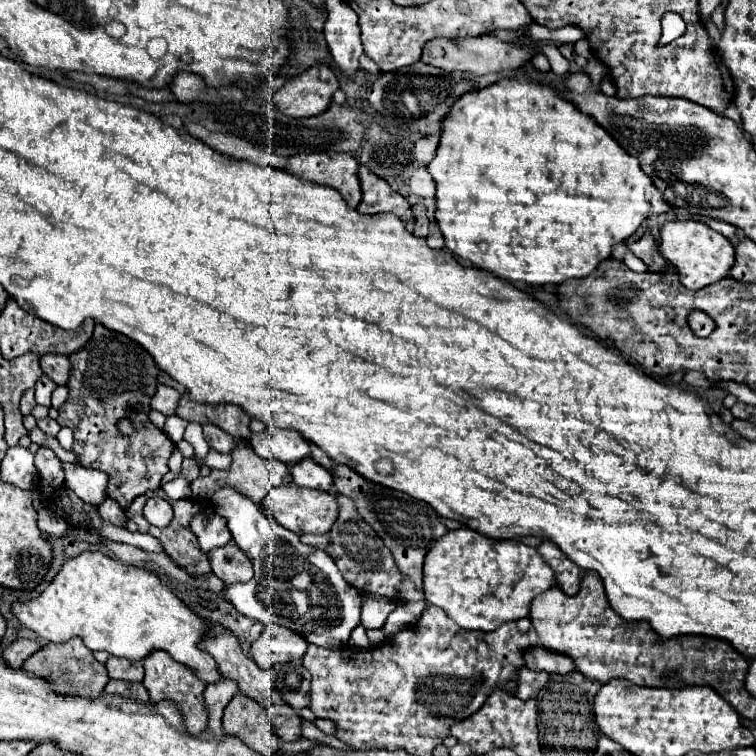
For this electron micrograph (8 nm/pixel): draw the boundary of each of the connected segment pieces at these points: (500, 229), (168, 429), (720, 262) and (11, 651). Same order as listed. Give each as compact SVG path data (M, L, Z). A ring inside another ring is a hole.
M525 73L501 79L485 89L461 95L449 109L447 117L441 121L441 141L433 161L427 165L427 171L437 183L435 219L445 237L445 247L453 251L457 257L461 257L463 261L469 261L473 267L487 269L507 281L523 281L529 285L547 285L547 283L557 285L569 279L587 277L589 273L595 271L599 261L611 255L613 245L625 241L639 229L643 219L647 219L649 215L665 213L669 209L669 203L665 203L663 195L657 191L653 181L641 171L639 161L635 161L635 157L625 153L625 149L607 131L603 131L603 127L597 125L595 119L587 117L571 101L563 99L561 93L551 83L533 81Z
M171 415L165 421L165 433L171 437L171 441L179 443L183 439L183 433L185 433L187 425L189 425L189 421L185 421L185 419L177 417L177 415Z
M687 219L687 221L667 221L661 227L661 239L659 239L659 249L661 255L677 267L681 283L691 289L703 289L711 283L721 281L723 277L729 275L729 269L735 261L735 247L733 243L723 237L719 231L711 229L709 225L695 221L695 219Z
M17 639L13 641L5 651L3 651L3 657L7 659L7 665L11 667L21 667L25 659L29 659L35 651L39 651L41 645L37 641L31 641L31 639Z

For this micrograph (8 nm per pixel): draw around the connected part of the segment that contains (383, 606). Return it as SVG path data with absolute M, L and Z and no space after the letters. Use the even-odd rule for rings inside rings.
M365 595L363 597L363 609L361 609L361 625L365 629L381 629L387 615L397 607L395 601L387 597L377 595Z

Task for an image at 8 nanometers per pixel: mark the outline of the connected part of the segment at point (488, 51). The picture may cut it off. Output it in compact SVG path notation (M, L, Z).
M483 35L483 37L465 37L465 39L445 39L445 37L437 37L425 43L423 53L421 53L421 61L433 67L439 67L447 73L451 71L469 71L475 75L487 75L493 71L501 71L501 69L517 69L521 67L525 61L529 59L529 51L525 47L519 47L515 43L503 43L491 35Z

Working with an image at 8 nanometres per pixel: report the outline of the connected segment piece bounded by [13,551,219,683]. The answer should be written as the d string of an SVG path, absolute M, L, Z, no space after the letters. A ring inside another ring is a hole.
M83 551L73 559L65 559L55 579L47 585L47 589L39 597L31 601L13 603L13 615L21 621L21 625L35 631L37 637L53 643L65 643L71 637L79 635L91 651L107 651L115 657L131 661L141 661L151 651L163 649L175 661L179 659L183 665L193 667L193 671L205 683L215 683L215 679L219 679L219 669L211 655L197 649L197 643L201 641L203 631L207 629L205 621L197 617L171 589L167 589L157 575L133 565L125 565L117 559L103 555L101 551Z

